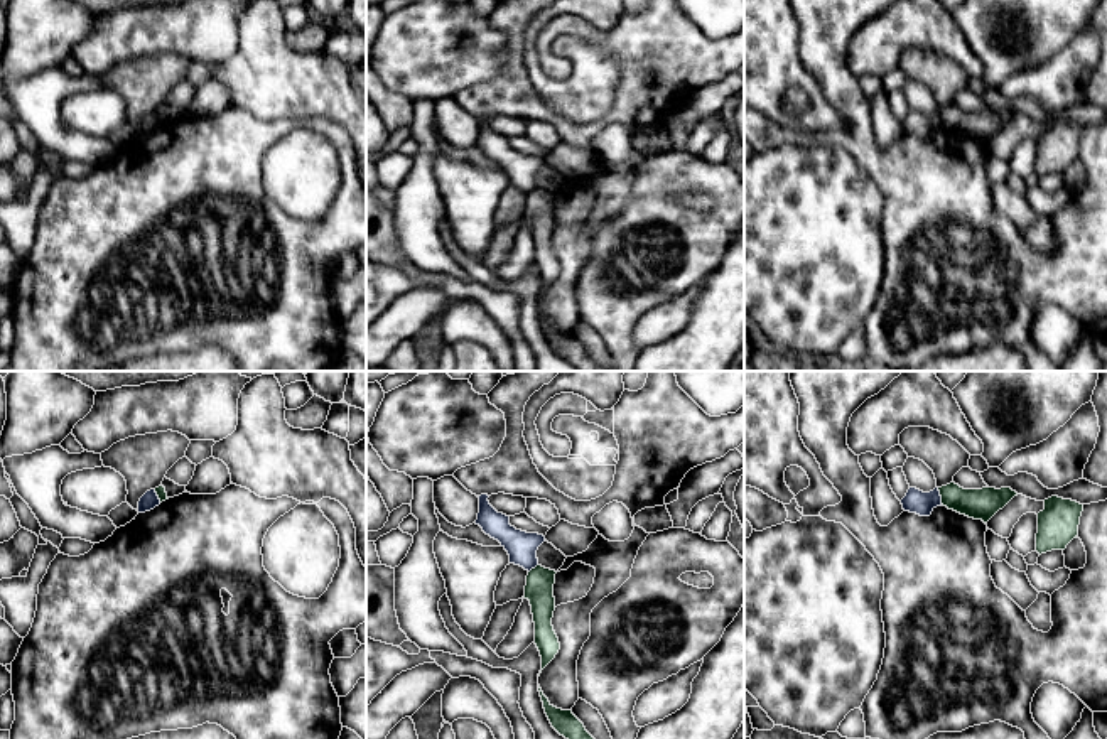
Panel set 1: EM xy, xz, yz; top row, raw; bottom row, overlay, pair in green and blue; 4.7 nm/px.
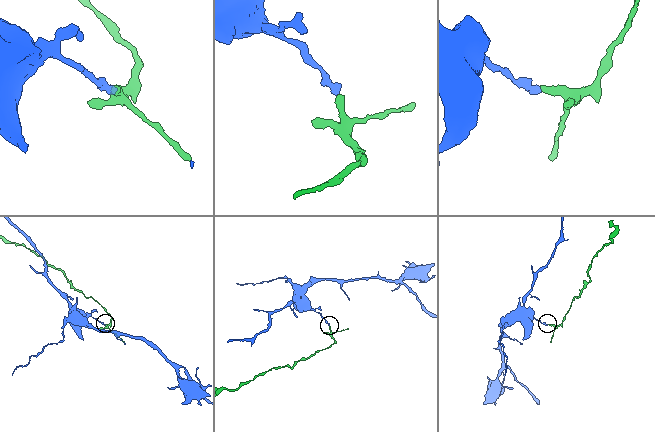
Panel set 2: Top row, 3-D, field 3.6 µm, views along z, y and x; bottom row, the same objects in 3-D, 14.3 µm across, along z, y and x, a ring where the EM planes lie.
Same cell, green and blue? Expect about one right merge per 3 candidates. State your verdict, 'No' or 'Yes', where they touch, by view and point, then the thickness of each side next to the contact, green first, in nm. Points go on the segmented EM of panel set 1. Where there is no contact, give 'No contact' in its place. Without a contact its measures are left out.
No. Touches green at yz (940, 495). Thickness 150 nm (green) against 110 nm

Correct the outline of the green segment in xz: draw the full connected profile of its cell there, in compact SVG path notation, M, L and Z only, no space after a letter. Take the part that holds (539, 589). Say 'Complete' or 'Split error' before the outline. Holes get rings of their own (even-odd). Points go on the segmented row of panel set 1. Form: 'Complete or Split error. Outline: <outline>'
Complete. Outline: M537 565L526 575L525 599L530 601L535 623L535 645L542 656L542 670L560 650L559 638L552 626L555 611L554 584L555 570Z

